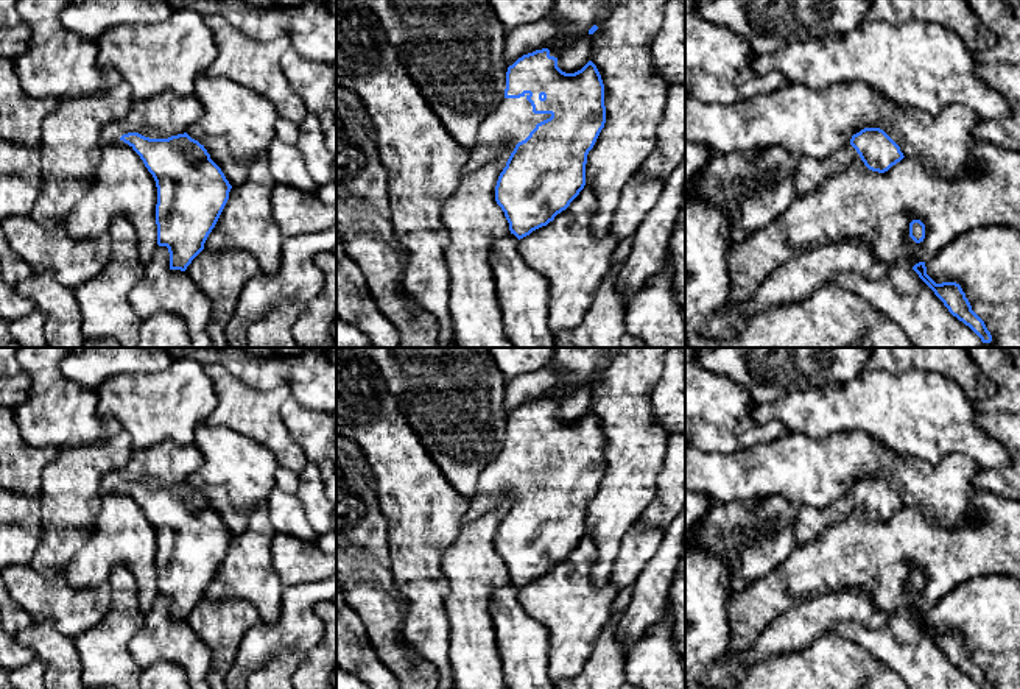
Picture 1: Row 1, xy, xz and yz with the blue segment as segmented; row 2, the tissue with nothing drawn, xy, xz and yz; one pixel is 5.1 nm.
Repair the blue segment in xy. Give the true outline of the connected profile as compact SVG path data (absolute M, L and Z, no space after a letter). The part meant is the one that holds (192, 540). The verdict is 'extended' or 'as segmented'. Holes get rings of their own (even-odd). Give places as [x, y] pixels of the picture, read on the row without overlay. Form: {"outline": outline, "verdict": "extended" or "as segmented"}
{"outline": "M139 482L120 486L143 510L157 536L156 574L157 594L170 602L170 619L185 620L192 610L204 599L204 592L215 577L232 535L221 518L198 489L187 482L168 488L149 488Z", "verdict": "as segmented"}

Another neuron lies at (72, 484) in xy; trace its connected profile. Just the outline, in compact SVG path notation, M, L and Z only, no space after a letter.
M121 432L87 446L59 449L42 475L42 536L31 567L44 577L65 575L70 560L87 542L95 530L95 518L101 508L103 479L128 465L134 454L129 433Z

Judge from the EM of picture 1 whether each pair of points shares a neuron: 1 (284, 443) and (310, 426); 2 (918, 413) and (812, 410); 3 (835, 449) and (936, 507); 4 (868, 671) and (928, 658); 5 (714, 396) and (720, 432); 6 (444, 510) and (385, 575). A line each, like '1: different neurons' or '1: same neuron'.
1: different neurons
2: same neuron
3: same neuron
4: different neurons
5: same neuron
6: different neurons

